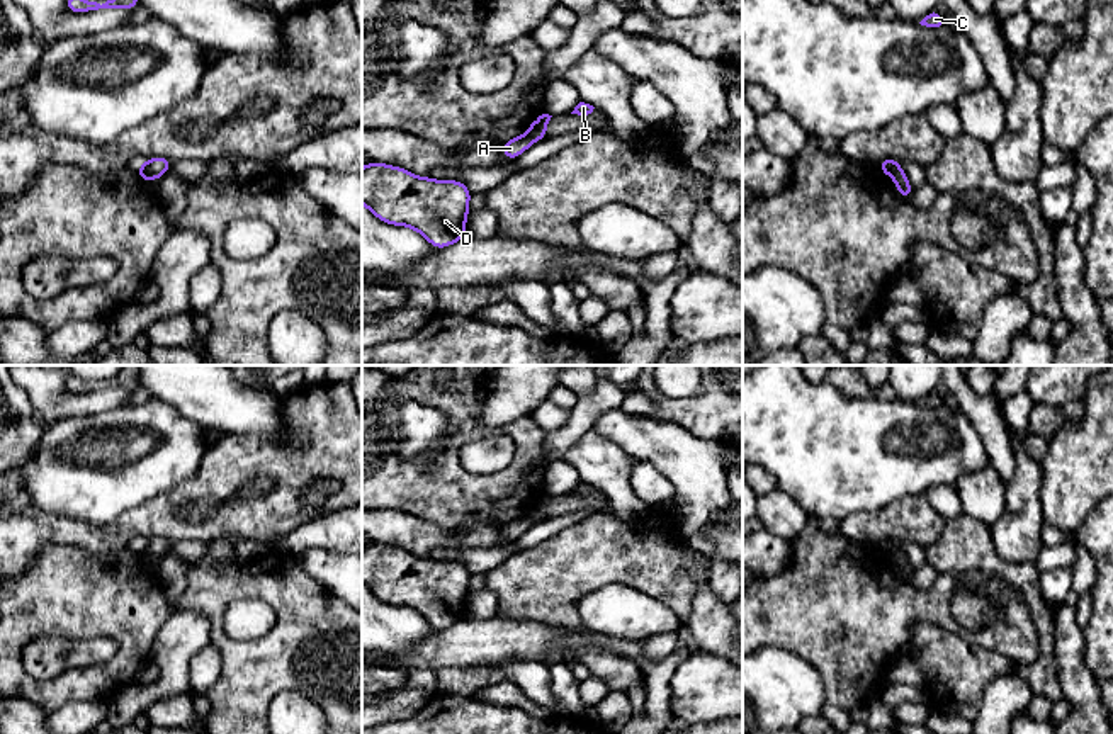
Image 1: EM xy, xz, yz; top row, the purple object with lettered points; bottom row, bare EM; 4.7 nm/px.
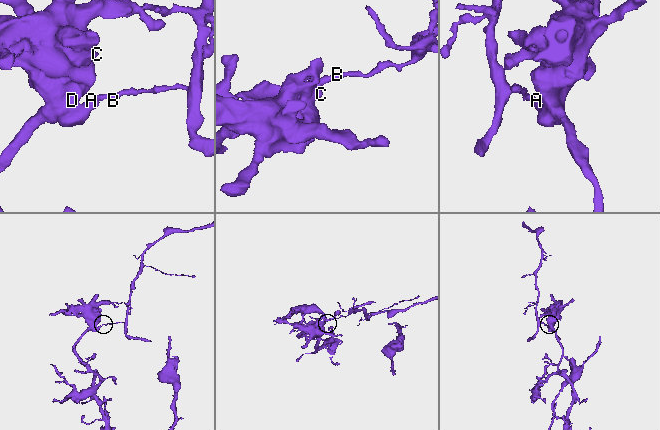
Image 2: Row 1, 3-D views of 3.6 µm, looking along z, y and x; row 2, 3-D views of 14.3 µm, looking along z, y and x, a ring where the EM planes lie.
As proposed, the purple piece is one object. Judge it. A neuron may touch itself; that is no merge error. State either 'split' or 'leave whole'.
split

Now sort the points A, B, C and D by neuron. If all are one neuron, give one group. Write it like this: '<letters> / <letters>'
A C D / B

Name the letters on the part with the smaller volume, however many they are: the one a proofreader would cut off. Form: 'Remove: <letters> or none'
Remove: B

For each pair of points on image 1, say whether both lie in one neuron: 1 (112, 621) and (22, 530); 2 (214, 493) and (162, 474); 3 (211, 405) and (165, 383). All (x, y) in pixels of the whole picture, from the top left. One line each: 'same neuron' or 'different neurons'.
1: different neurons
2: different neurons
3: same neuron

